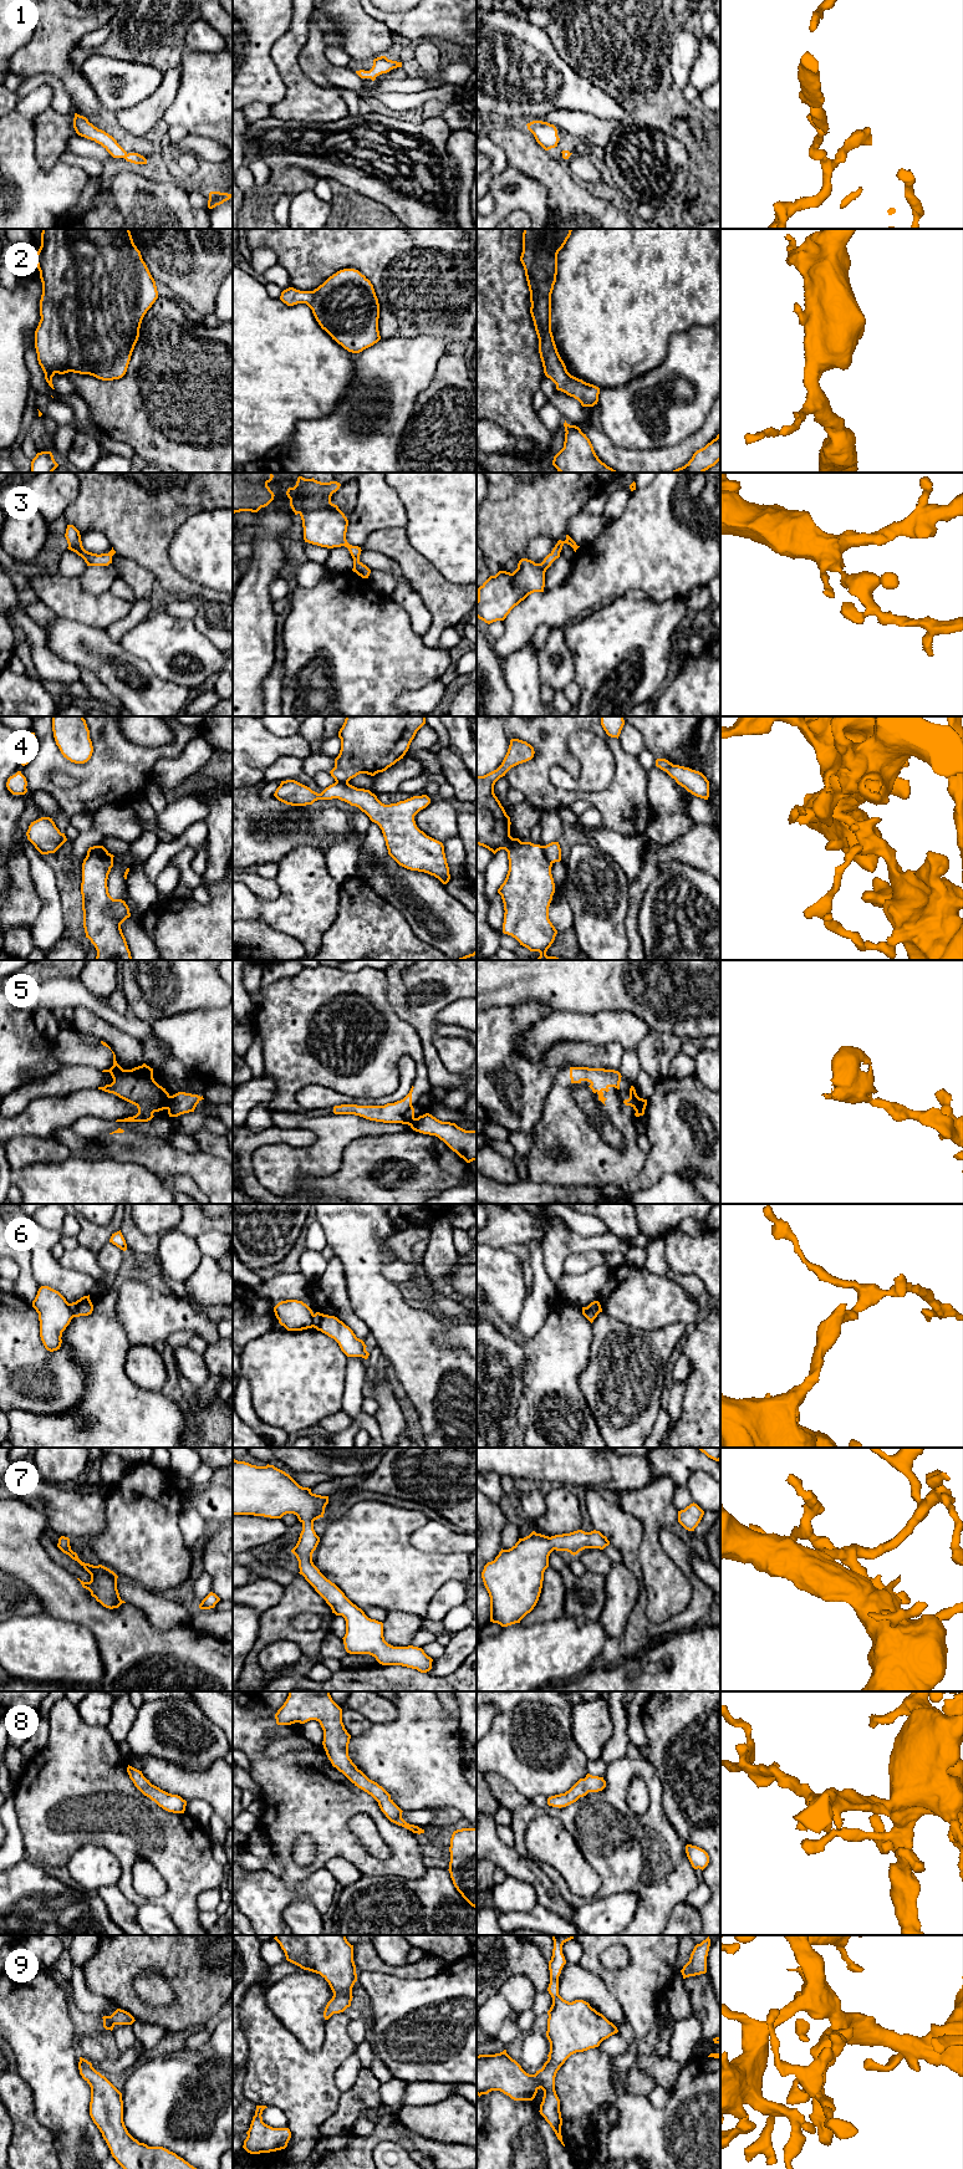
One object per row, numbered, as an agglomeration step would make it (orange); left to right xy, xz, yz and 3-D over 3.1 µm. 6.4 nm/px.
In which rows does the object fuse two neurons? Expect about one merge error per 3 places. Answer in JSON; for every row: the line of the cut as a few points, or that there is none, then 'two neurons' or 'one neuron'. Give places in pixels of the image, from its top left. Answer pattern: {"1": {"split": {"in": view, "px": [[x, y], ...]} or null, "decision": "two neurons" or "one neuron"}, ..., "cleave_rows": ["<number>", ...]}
{"1": {"split": null, "decision": "one neuron"}, "2": {"split": null, "decision": "one neuron"}, "3": {"split": null, "decision": "one neuron"}, "4": {"split": {"in": "xy", "px": [[107, 851], [93, 851], [87, 855]]}, "decision": "two neurons"}, "5": {"split": {"in": "xy", "px": [[171, 1096], [167, 1108]]}, "decision": "two neurons"}, "6": {"split": {"in": "xy", "px": [[69, 1304], [74, 1316]]}, "decision": "two neurons"}, "7": {"split": null, "decision": "one neuron"}, "8": {"split": null, "decision": "one neuron"}, "9": {"split": null, "decision": "one neuron"}, "cleave_rows": ["4", "5", "6"]}

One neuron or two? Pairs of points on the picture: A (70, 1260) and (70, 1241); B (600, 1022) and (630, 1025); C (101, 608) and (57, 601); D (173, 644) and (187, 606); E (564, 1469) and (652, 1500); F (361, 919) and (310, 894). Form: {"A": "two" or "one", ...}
{"A": "two", "B": "one", "C": "one", "D": "two", "E": "two", "F": "two"}

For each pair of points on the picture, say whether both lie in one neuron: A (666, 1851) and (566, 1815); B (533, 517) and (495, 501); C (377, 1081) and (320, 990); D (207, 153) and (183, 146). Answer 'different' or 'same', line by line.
A: same
B: same
C: same
D: same

